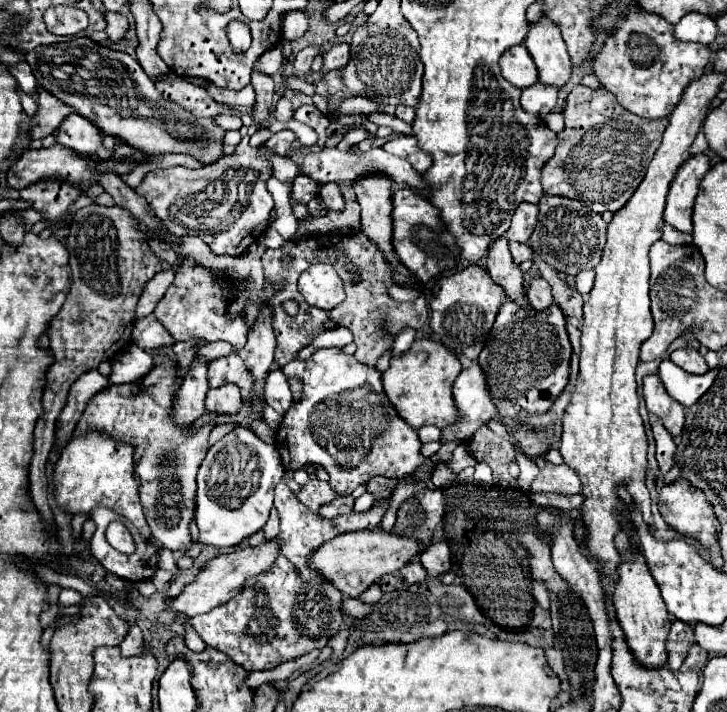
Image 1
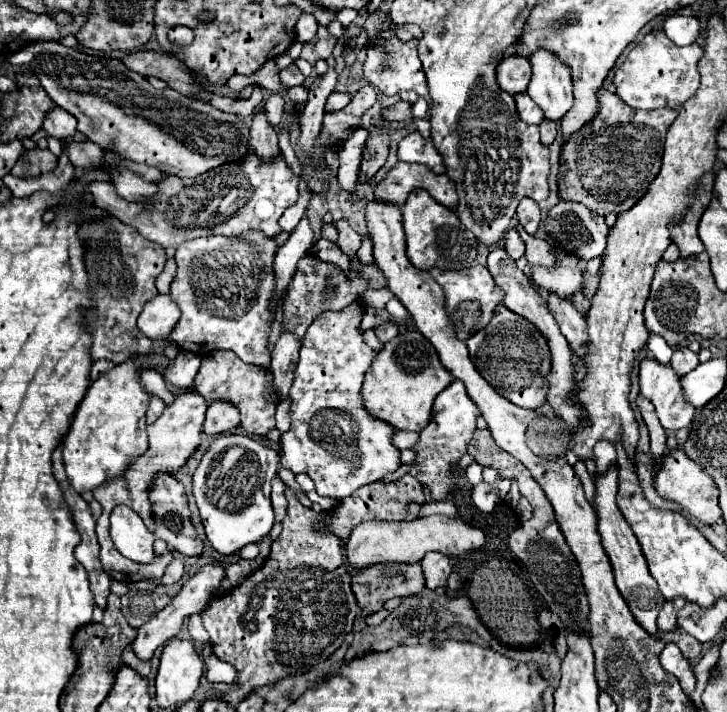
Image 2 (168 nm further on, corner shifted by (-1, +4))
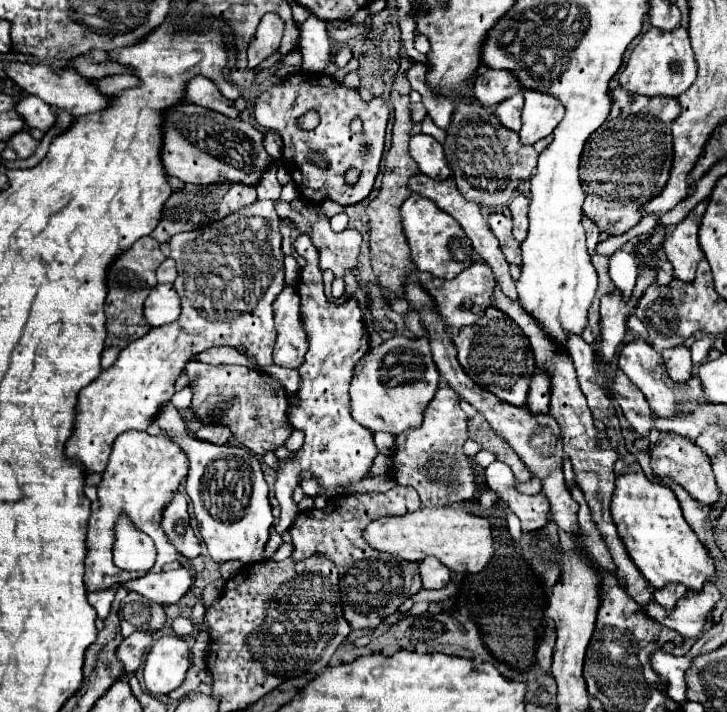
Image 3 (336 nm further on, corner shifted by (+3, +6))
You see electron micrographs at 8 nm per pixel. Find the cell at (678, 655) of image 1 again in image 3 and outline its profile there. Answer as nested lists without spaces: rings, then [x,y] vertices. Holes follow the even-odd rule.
[[[666,585],[666,589],[654,591],[654,601],[658,605],[662,605],[664,609],[672,609],[678,603],[678,599],[686,597],[686,593],[688,593],[688,589],[684,585]]]

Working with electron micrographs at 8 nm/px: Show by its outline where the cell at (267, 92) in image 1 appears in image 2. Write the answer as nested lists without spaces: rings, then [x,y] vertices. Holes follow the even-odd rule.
[[[260,111],[252,117],[252,133],[250,133],[250,145],[254,147],[254,153],[266,161],[276,155],[280,155],[280,145],[278,145],[278,133],[272,125],[266,121],[266,113]]]

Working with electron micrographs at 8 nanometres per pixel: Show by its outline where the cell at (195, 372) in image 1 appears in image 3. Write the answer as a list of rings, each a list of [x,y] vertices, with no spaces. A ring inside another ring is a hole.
[[[162,429],[158,435],[148,435],[146,431],[126,431],[114,441],[114,449],[108,461],[108,467],[98,485],[98,511],[90,515],[88,537],[86,537],[86,561],[84,561],[84,583],[88,591],[106,589],[120,585],[128,579],[136,579],[144,573],[122,571],[112,563],[112,545],[114,545],[114,523],[120,513],[128,513],[134,523],[140,519],[140,531],[148,533],[158,549],[158,559],[152,571],[162,571],[166,563],[178,559],[178,551],[166,539],[166,533],[160,527],[162,509],[172,499],[178,485],[188,473],[188,457],[180,445],[174,443],[172,435]],[[140,513],[140,517],[136,515]]]

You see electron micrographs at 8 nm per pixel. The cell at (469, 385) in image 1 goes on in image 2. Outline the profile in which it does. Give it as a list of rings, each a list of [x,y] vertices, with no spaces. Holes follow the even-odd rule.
[[[452,381],[450,387],[446,387],[434,401],[432,419],[428,427],[420,431],[420,437],[412,447],[416,451],[416,459],[414,459],[414,469],[410,471],[410,475],[414,475],[422,485],[430,489],[434,501],[444,501],[458,487],[456,463],[468,449],[472,433],[476,431],[478,415],[480,415],[478,407],[468,397],[462,381]]]

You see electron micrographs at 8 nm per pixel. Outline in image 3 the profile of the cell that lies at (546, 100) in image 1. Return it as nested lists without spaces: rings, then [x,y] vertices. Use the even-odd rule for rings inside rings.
[[[522,93],[502,101],[496,105],[496,115],[502,121],[502,125],[506,125],[508,129],[520,131],[522,127],[522,107],[524,107],[524,97]]]

